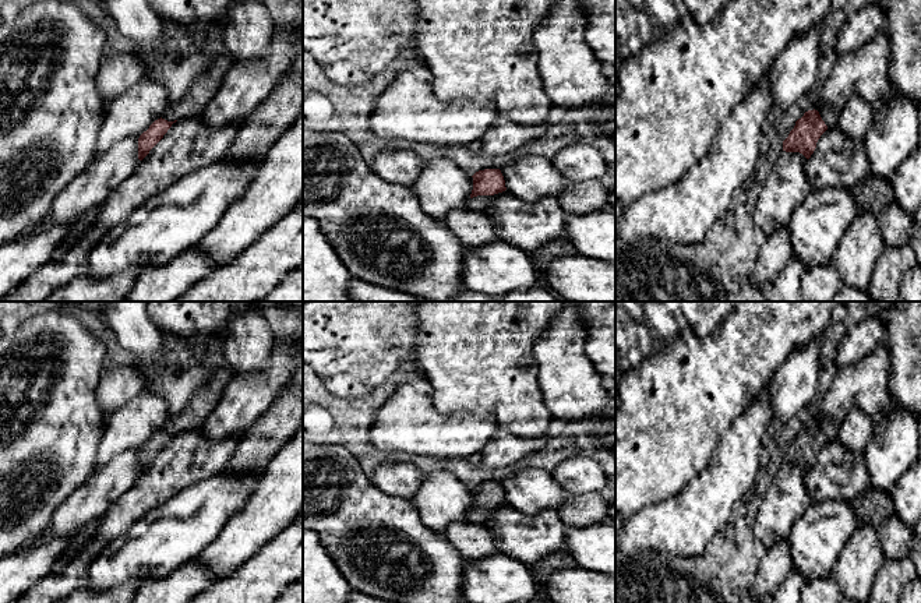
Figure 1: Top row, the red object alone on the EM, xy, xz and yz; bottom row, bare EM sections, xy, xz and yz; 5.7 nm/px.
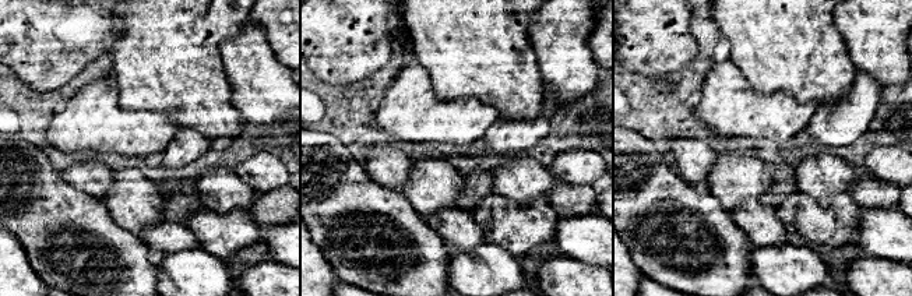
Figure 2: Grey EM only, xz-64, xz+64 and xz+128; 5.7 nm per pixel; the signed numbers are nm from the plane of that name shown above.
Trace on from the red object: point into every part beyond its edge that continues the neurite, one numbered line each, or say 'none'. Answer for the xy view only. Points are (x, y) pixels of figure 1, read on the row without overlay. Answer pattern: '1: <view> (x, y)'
1: xy (205, 399)

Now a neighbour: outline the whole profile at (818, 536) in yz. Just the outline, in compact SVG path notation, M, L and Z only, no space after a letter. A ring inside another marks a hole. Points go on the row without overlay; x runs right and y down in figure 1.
M847 501L811 502L787 537L793 568L805 581L832 574L858 523L854 508Z

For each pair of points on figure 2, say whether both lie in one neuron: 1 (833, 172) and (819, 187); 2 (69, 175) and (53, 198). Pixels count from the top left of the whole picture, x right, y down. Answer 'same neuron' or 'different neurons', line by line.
1: same neuron
2: different neurons

